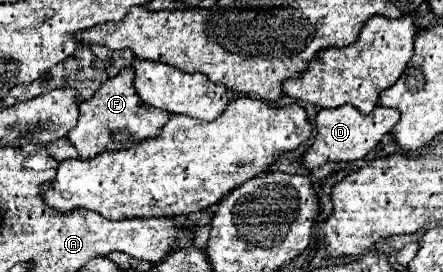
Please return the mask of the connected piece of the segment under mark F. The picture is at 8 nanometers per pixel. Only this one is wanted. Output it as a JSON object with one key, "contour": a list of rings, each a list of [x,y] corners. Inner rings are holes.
{"contour":[[[124,68],[120,72],[122,74],[108,78],[90,100],[80,104],[78,124],[76,124],[76,128],[72,128],[68,132],[68,140],[78,150],[80,158],[92,158],[92,156],[100,154],[102,150],[122,150],[144,138],[152,138],[154,134],[160,132],[160,126],[164,126],[170,118],[170,114],[164,110],[158,110],[158,108],[152,110],[152,108],[144,106],[144,102],[140,100],[140,96],[134,90],[134,84],[132,84],[134,72],[130,68]],[[118,132],[126,132],[128,138],[116,140]]]}

